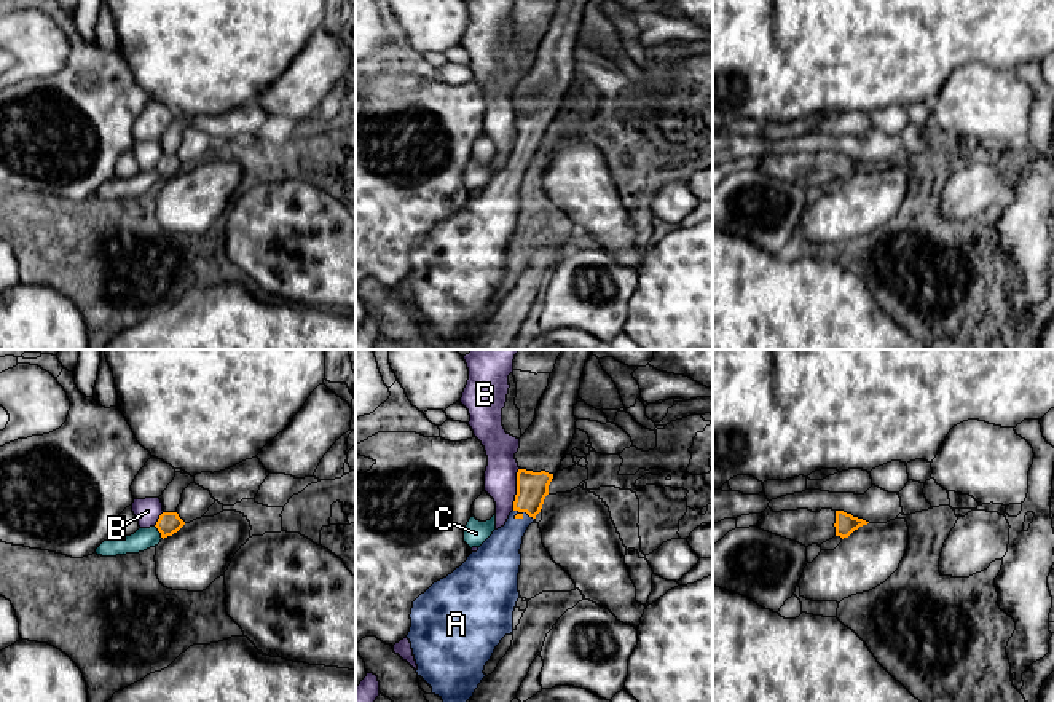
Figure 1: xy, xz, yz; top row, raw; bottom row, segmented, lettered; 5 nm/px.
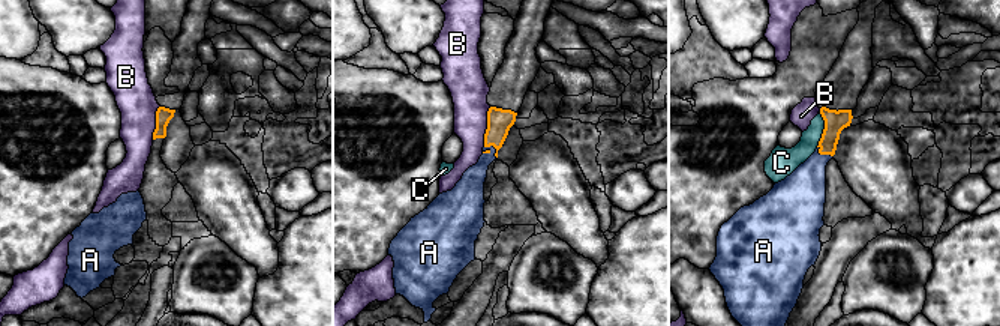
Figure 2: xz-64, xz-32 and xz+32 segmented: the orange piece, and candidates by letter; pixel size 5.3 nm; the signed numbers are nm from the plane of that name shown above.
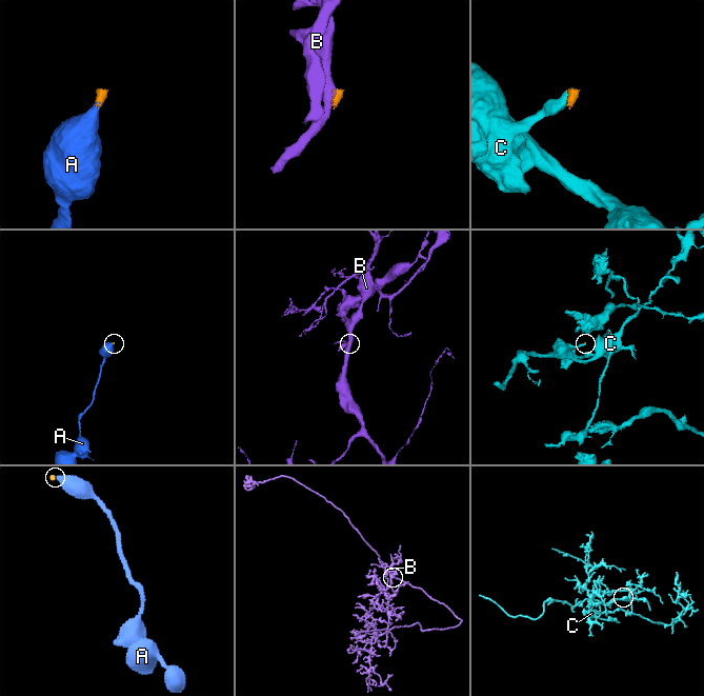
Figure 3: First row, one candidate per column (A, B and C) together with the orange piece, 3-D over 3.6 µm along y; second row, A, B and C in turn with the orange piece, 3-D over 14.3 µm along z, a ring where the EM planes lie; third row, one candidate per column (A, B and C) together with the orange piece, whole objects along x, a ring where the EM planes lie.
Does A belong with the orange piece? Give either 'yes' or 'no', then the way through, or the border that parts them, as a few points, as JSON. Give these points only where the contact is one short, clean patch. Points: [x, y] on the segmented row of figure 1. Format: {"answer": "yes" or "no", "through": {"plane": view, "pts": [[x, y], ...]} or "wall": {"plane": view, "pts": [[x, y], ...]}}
{"answer": "yes", "through": {"plane": "xz", "pts": [[531, 487], [525, 511], [499, 552]]}}

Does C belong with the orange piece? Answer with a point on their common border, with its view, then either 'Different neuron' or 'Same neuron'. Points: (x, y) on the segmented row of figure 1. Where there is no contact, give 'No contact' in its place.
Touches orange at xy (158, 530). Different neuron

